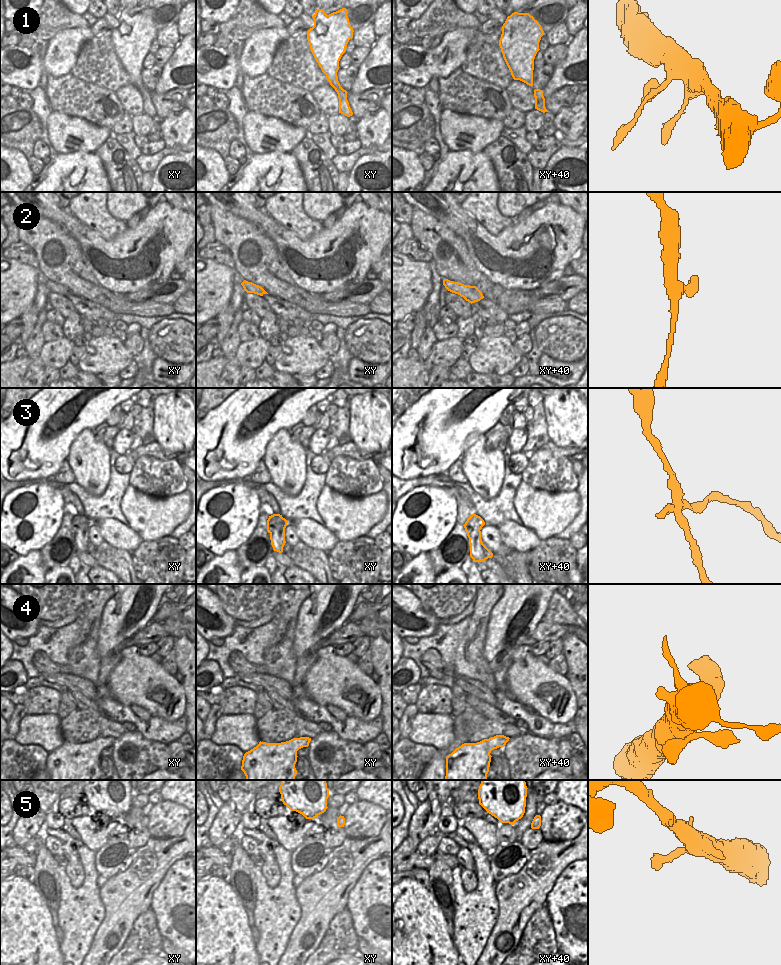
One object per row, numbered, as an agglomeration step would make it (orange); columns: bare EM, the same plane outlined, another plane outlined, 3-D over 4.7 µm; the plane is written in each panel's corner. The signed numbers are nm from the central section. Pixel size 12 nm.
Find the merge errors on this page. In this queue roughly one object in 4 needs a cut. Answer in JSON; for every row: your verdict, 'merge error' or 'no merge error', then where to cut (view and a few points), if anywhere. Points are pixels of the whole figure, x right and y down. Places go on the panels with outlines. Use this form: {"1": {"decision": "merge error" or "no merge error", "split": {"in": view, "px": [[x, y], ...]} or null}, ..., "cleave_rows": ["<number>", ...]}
{"1": {"decision": "no merge error", "split": null}, "2": {"decision": "no merge error", "split": null}, "3": {"decision": "merge error", "split": {"in": "xy", "px": [[286, 523], [280, 526], [272, 526], [270, 534]]}}, "4": {"decision": "no merge error", "split": null}, "5": {"decision": "no merge error", "split": null}, "cleave_rows": ["3"]}

